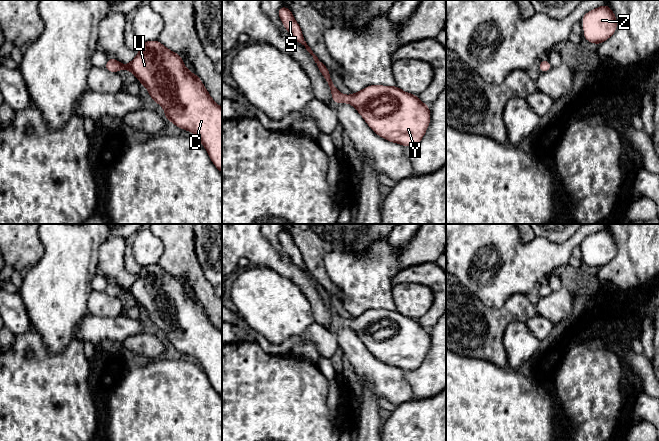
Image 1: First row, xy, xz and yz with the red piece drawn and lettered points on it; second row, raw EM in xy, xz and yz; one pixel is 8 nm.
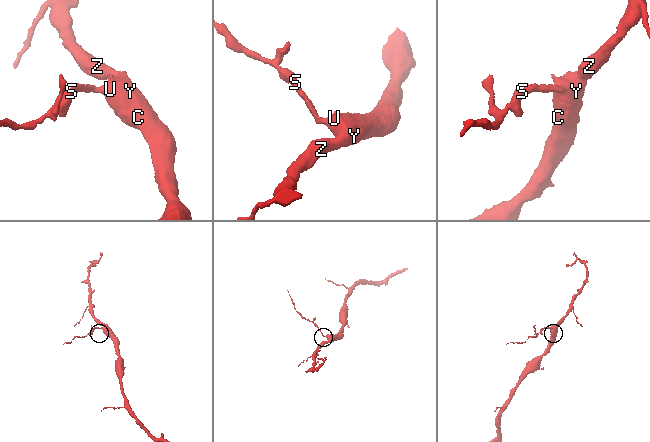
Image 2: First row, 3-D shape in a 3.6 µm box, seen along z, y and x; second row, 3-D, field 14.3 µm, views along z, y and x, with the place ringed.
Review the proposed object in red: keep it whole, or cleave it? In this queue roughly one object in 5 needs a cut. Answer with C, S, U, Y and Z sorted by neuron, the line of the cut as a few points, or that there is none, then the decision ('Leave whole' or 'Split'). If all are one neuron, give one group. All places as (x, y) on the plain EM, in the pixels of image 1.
Groups: C S U Y Z. No split. Leave whole

